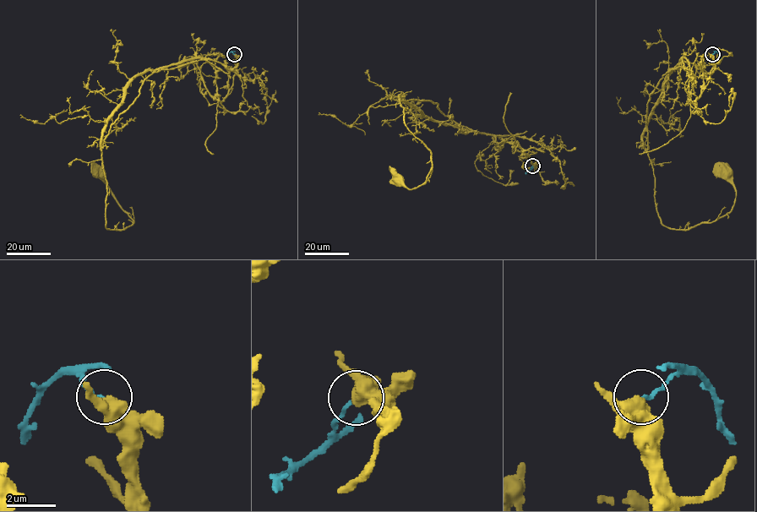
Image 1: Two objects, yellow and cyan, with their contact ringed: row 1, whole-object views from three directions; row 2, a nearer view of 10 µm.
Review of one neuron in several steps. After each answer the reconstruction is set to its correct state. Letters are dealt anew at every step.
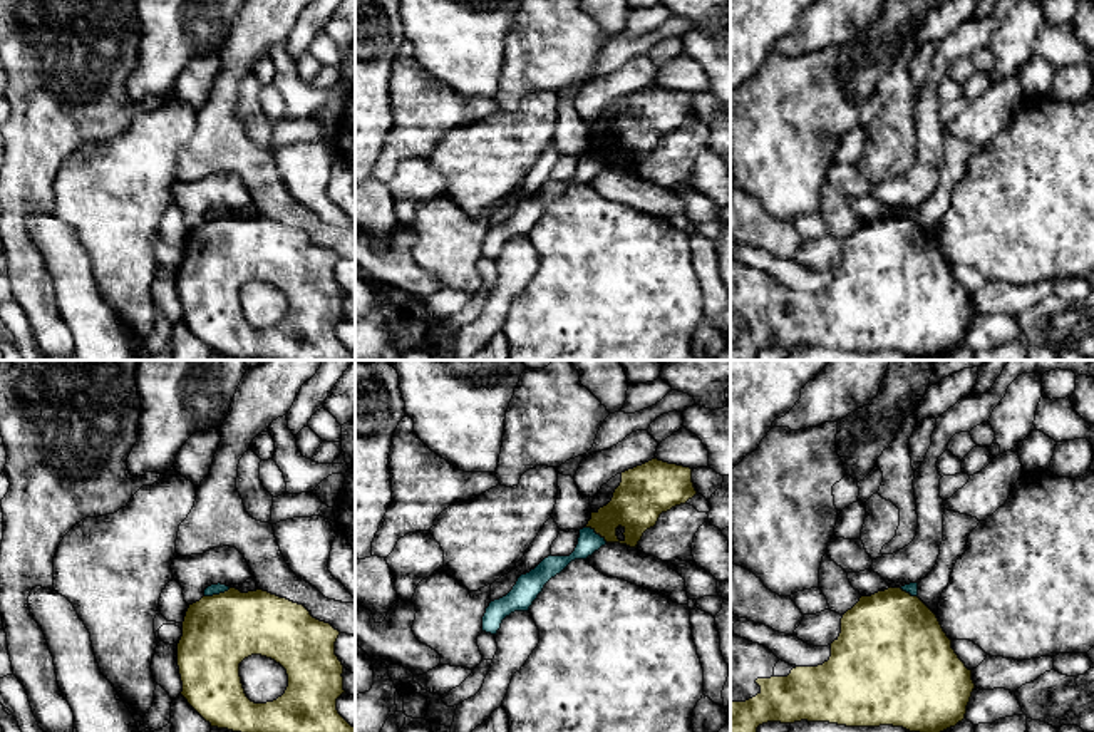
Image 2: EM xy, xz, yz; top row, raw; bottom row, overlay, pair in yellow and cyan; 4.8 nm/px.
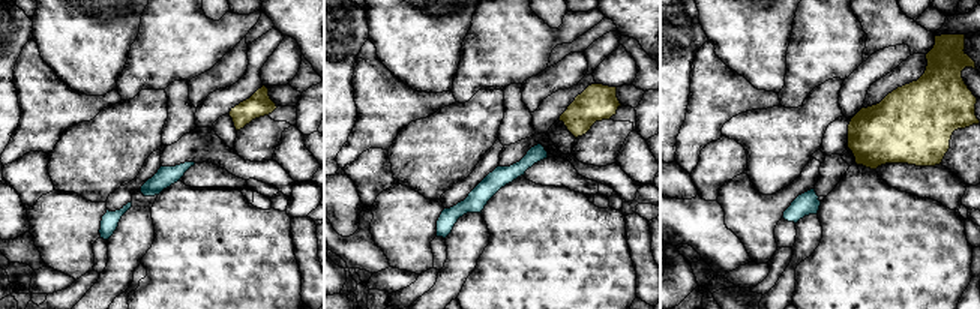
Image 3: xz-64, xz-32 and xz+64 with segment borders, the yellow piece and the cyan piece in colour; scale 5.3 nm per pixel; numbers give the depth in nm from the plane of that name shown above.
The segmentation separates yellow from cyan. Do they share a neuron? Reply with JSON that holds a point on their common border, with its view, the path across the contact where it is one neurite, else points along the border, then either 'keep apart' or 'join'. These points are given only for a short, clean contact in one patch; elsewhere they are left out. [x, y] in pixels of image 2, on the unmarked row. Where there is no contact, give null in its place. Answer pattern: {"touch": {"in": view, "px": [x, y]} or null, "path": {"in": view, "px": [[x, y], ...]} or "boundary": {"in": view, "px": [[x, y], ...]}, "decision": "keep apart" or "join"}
{"touch": {"in": "xy", "px": [216, 220]}, "boundary": {"in": "xy", "px": [[230, 213], [205, 221]]}, "decision": "keep apart"}

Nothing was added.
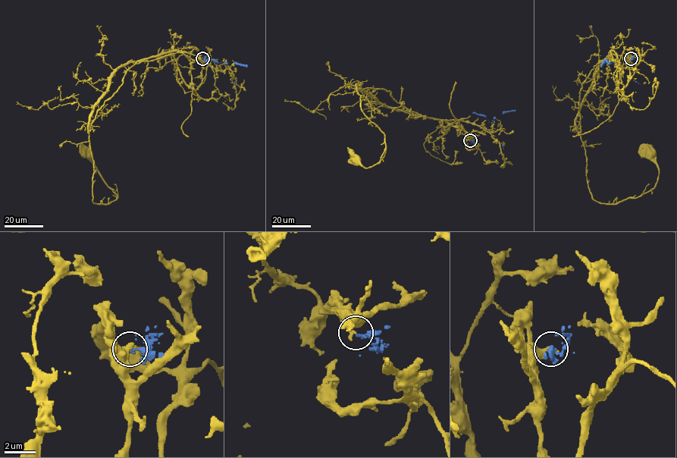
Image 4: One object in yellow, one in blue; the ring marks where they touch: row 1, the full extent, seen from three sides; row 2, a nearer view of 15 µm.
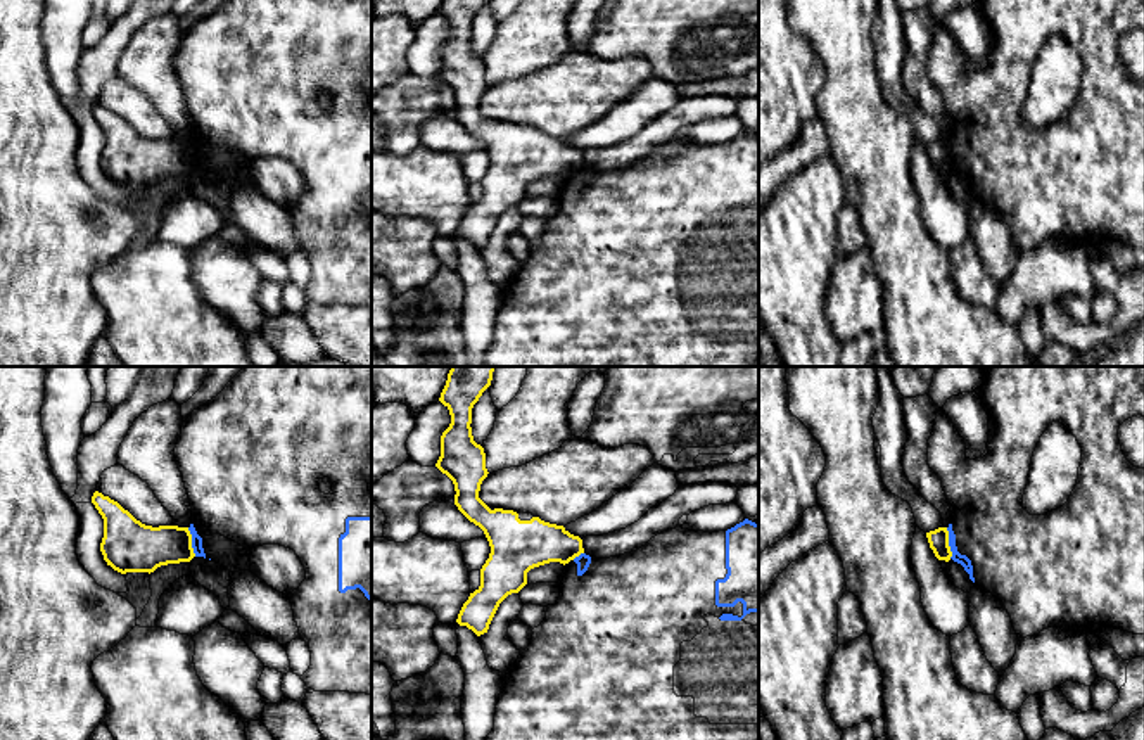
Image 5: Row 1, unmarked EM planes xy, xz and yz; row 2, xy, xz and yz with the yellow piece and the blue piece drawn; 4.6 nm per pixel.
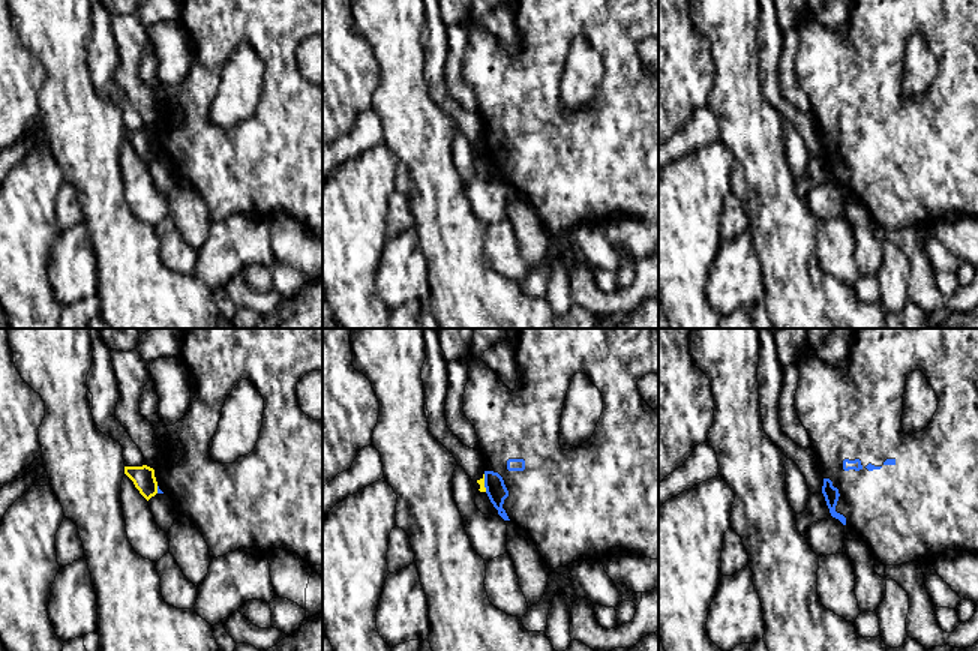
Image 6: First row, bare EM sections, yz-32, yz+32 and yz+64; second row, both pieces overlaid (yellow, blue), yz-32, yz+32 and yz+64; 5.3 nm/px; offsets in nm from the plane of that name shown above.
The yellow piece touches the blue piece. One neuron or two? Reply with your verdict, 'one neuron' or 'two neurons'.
two neurons

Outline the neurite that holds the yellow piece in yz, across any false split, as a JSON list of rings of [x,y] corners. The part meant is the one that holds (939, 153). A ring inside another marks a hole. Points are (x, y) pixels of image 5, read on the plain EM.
[[[938,140],[935,144],[926,145],[930,161],[933,163],[935,169],[938,173],[949,175],[952,169],[950,159],[949,159],[949,144],[947,140]]]

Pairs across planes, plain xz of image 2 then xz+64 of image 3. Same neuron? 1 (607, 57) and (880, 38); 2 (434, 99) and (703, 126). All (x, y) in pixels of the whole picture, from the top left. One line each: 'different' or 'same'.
1: different
2: same

